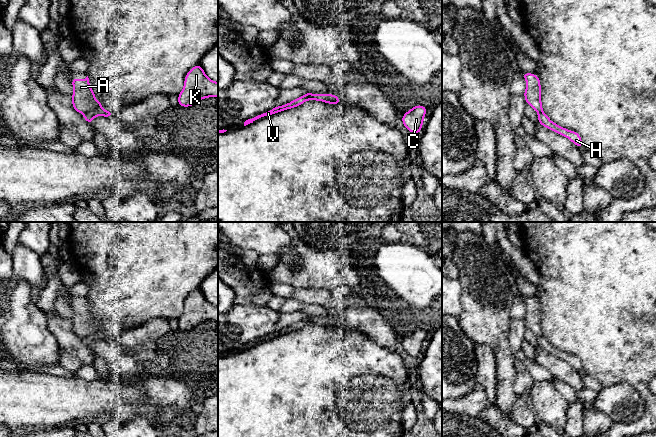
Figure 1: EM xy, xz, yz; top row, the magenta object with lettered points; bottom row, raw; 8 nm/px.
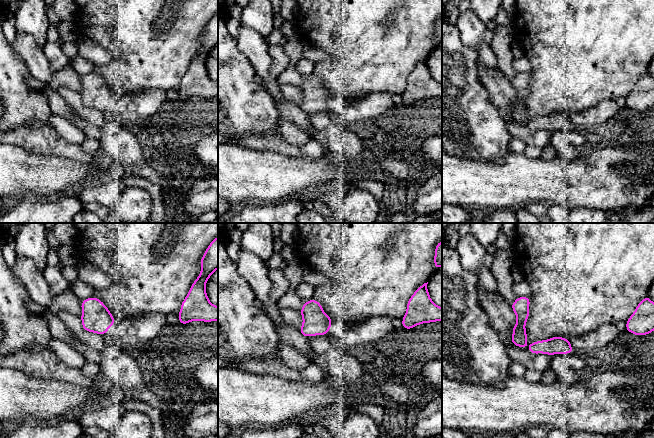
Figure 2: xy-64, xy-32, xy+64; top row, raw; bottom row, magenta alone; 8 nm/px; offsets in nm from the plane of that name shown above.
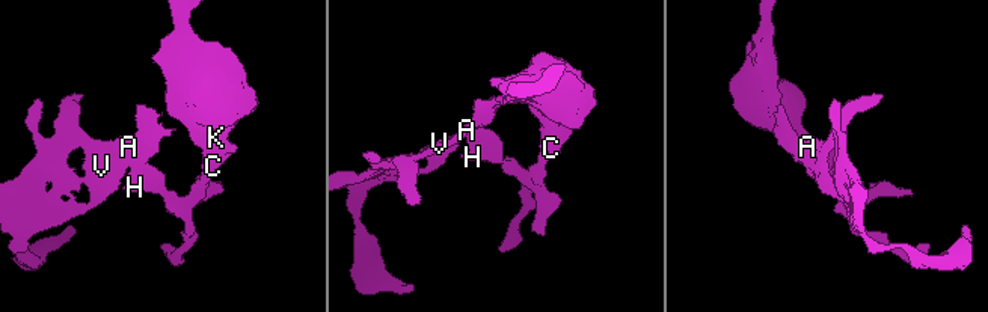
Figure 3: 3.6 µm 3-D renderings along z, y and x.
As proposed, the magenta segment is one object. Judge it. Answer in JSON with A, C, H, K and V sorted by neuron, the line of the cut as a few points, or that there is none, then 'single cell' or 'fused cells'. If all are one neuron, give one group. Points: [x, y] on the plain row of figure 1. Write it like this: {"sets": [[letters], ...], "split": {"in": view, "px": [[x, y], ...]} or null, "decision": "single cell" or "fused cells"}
{"sets": [["A", "V"], ["C", "H", "K"]], "split": {"in": "xy", "px": [[100, 331], [84, 337]]}, "decision": "fused cells"}

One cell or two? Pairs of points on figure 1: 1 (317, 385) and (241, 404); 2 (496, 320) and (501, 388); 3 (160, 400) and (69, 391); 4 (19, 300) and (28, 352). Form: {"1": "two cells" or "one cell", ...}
{"1": "one cell", "2": "one cell", "3": "one cell", "4": "one cell"}

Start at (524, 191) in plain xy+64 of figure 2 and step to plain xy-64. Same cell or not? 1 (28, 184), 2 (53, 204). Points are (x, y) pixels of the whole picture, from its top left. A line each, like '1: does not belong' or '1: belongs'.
1: belongs
2: does not belong

